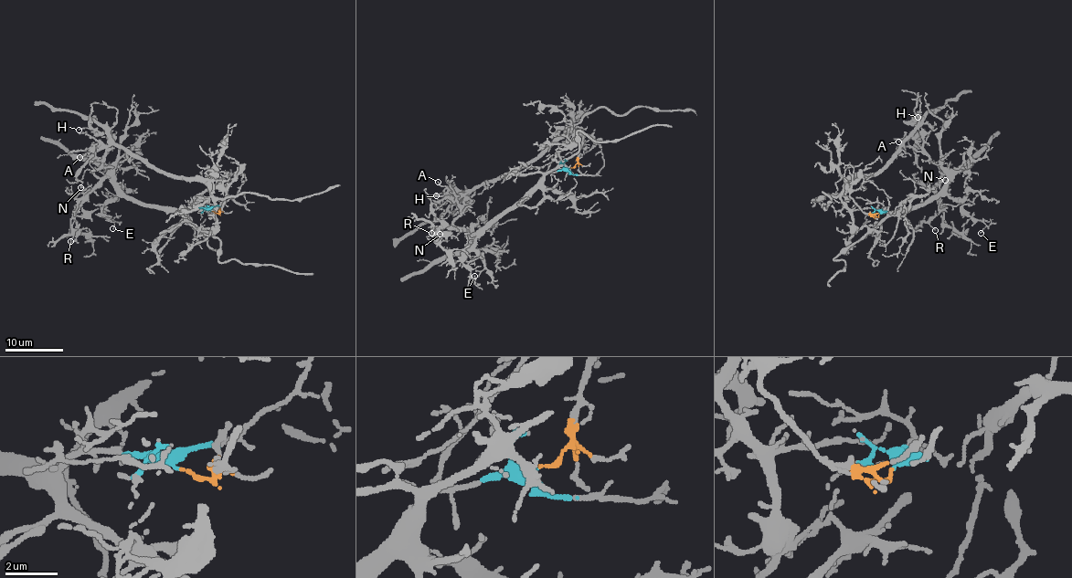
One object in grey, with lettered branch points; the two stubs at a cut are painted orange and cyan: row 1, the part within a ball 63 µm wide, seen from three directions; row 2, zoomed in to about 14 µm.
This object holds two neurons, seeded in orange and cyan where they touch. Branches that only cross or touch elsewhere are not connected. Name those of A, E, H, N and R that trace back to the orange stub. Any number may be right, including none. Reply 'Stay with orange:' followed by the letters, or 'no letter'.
Stay with orange: A, H

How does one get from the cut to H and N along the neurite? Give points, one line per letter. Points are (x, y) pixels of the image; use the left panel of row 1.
H: (211, 210), (220, 213), (225, 193), (201, 182), (169, 176), (118, 147), (106, 134), (87, 127), (78, 130)
N: (211, 210), (189, 207), (182, 212), (143, 206), (132, 202), (110, 177), (90, 189), (80, 188)

